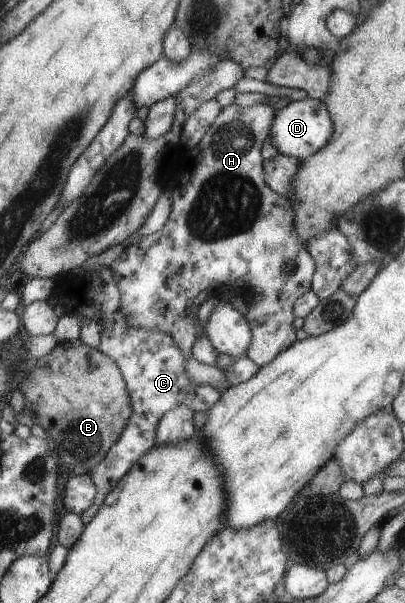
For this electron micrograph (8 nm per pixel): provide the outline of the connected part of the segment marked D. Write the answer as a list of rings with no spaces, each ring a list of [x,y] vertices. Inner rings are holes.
[[[309,96],[288,103],[276,112],[276,118],[271,129],[272,143],[280,149],[280,152],[300,161],[315,154],[319,148],[328,142],[332,135],[332,119],[329,116],[324,101]]]

